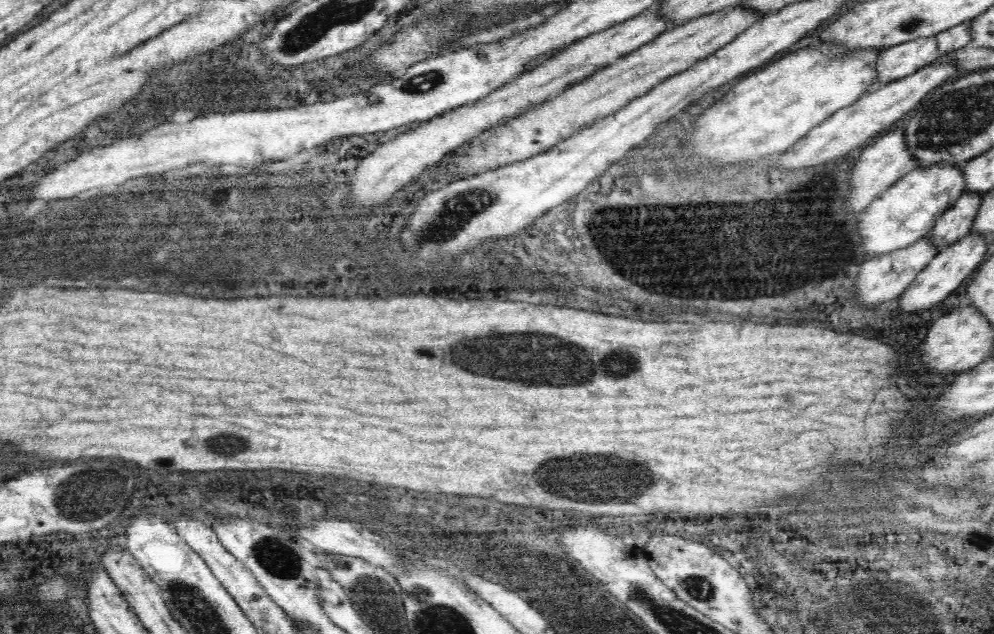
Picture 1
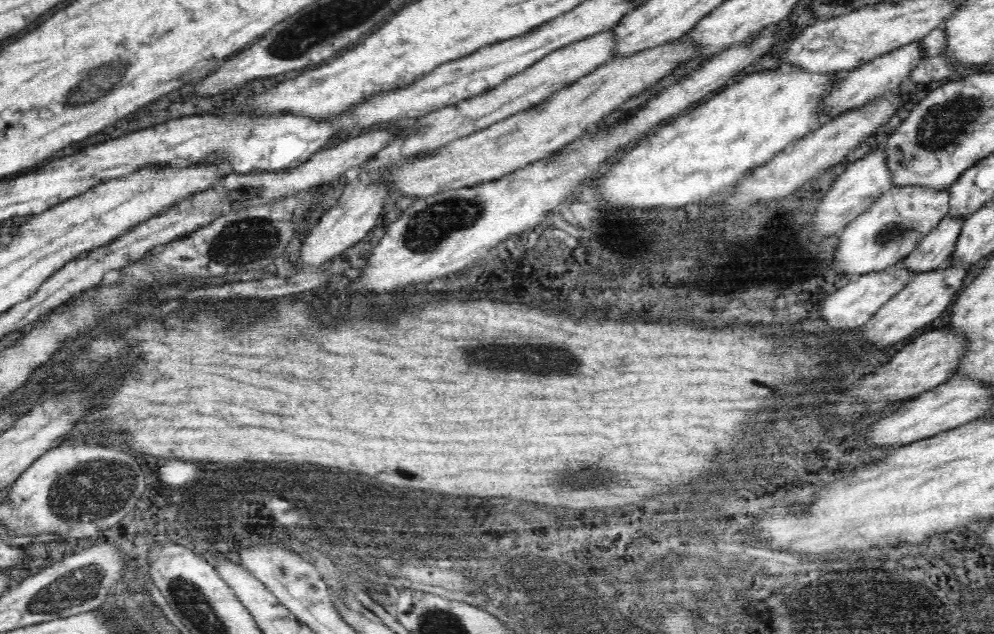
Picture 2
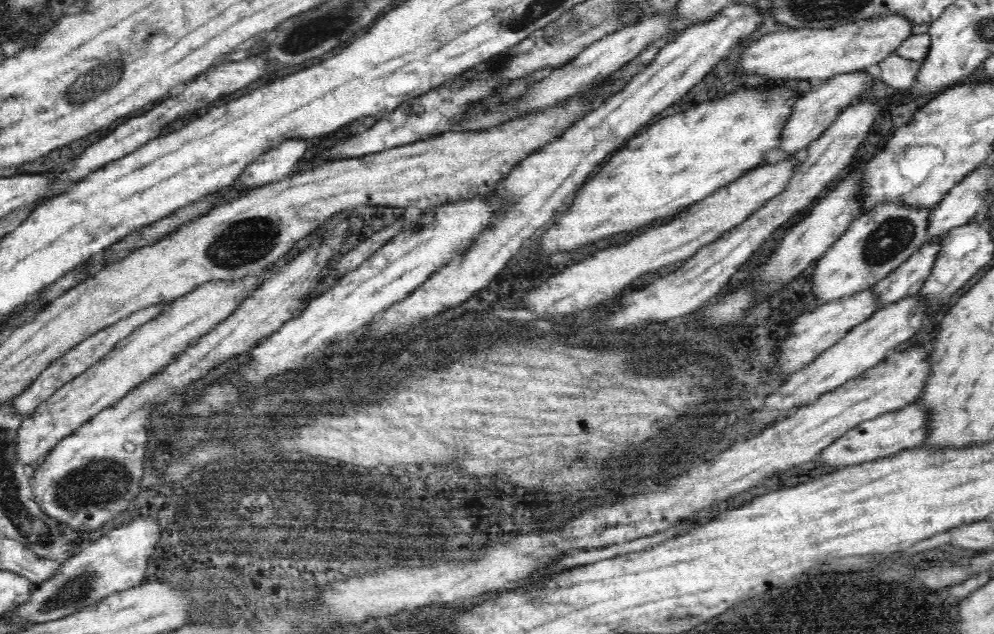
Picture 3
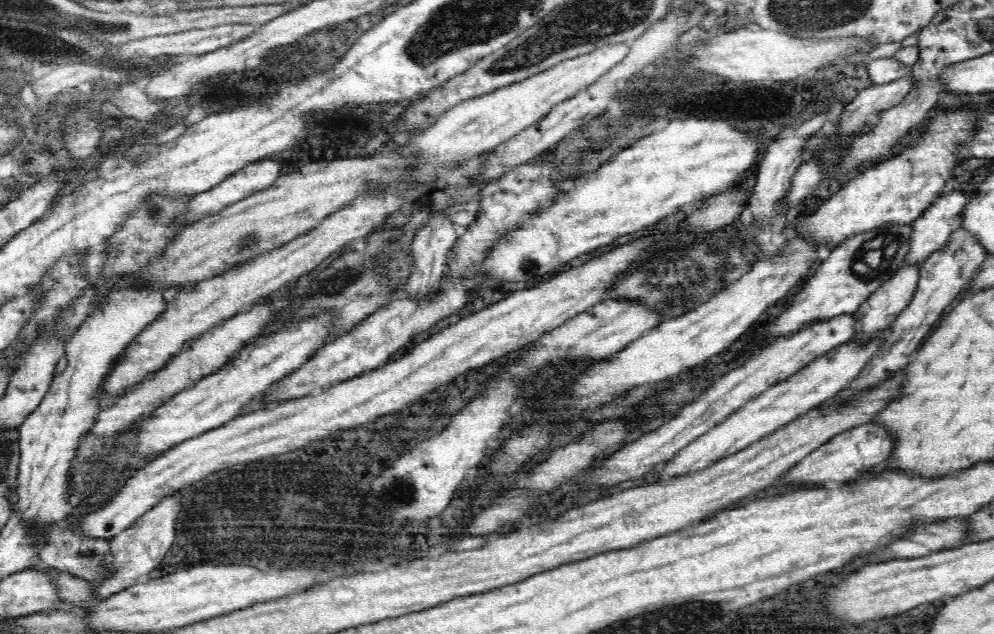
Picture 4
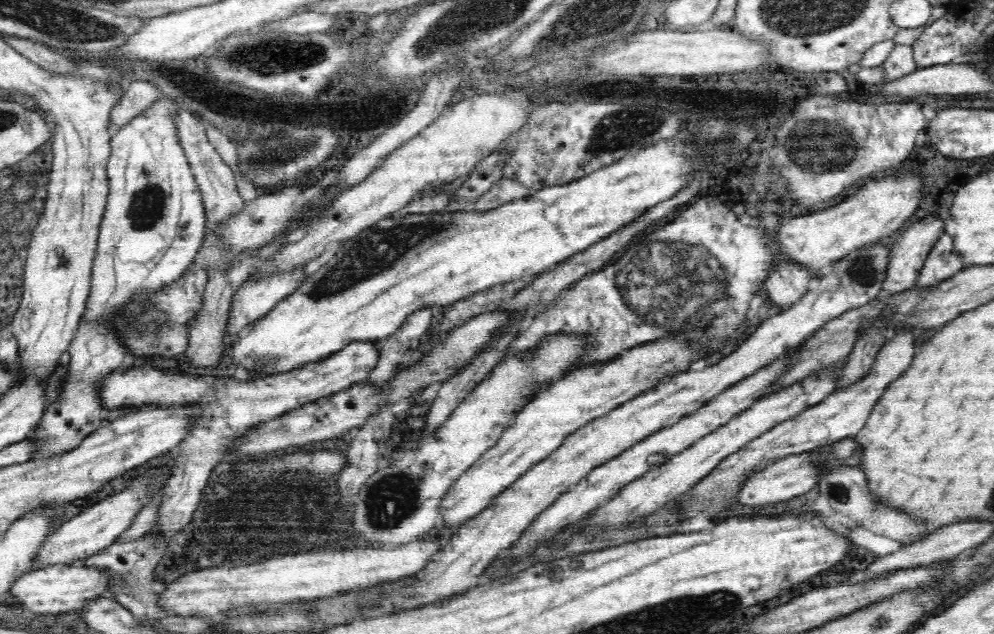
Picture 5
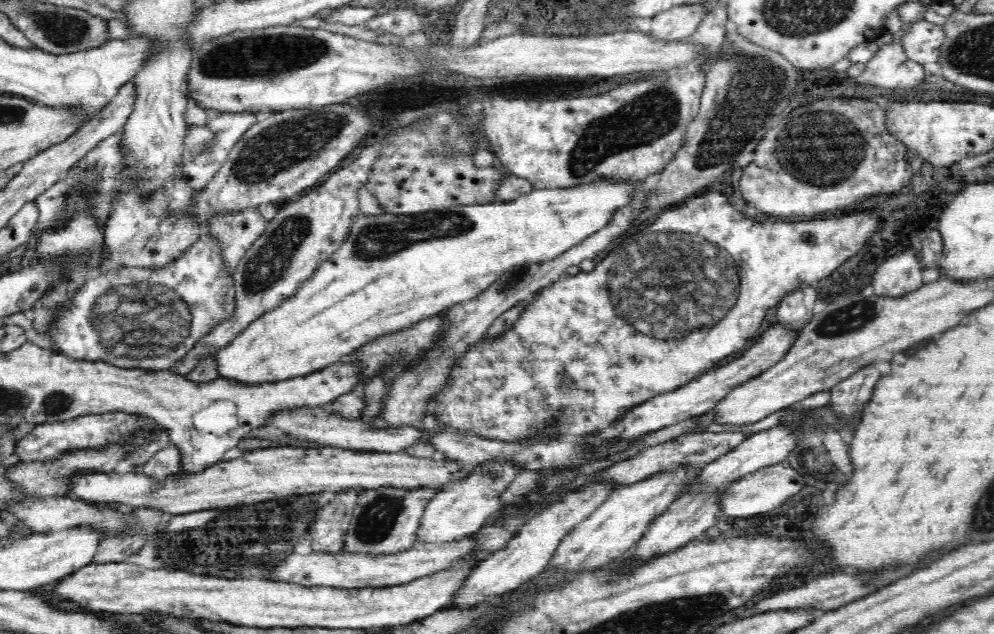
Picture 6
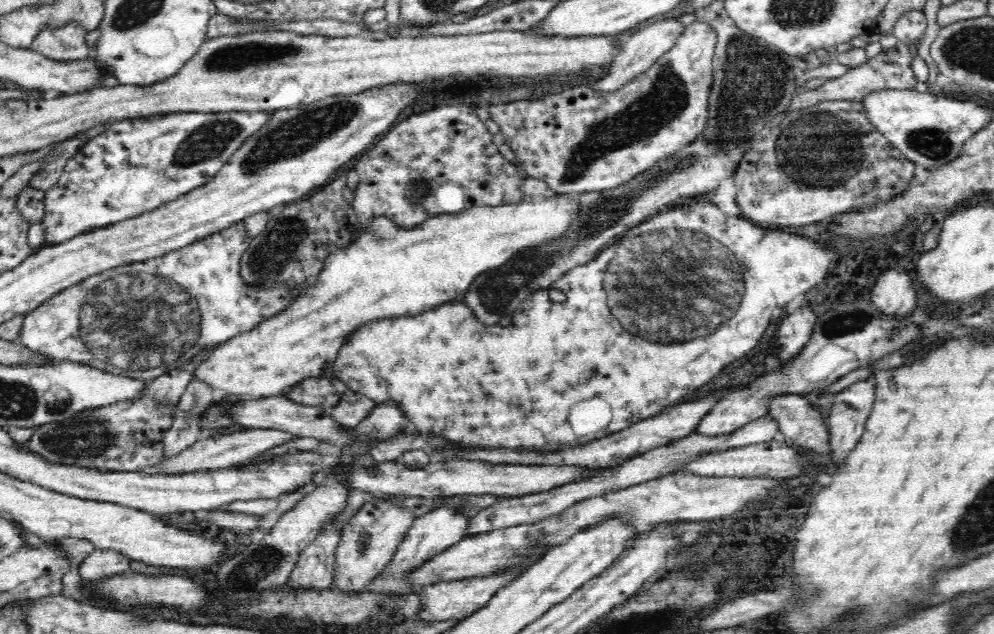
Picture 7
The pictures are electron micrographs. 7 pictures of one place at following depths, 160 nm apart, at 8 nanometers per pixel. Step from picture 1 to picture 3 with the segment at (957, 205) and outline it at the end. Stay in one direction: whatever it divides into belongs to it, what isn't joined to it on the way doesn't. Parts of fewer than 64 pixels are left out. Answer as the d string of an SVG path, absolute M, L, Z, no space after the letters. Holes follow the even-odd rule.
M936 236L928 239L920 246L918 252L909 256L896 270L888 273L888 276L873 286L875 294L879 294L879 308L902 300L908 294L921 292L921 288L932 274L943 238L944 236Z

